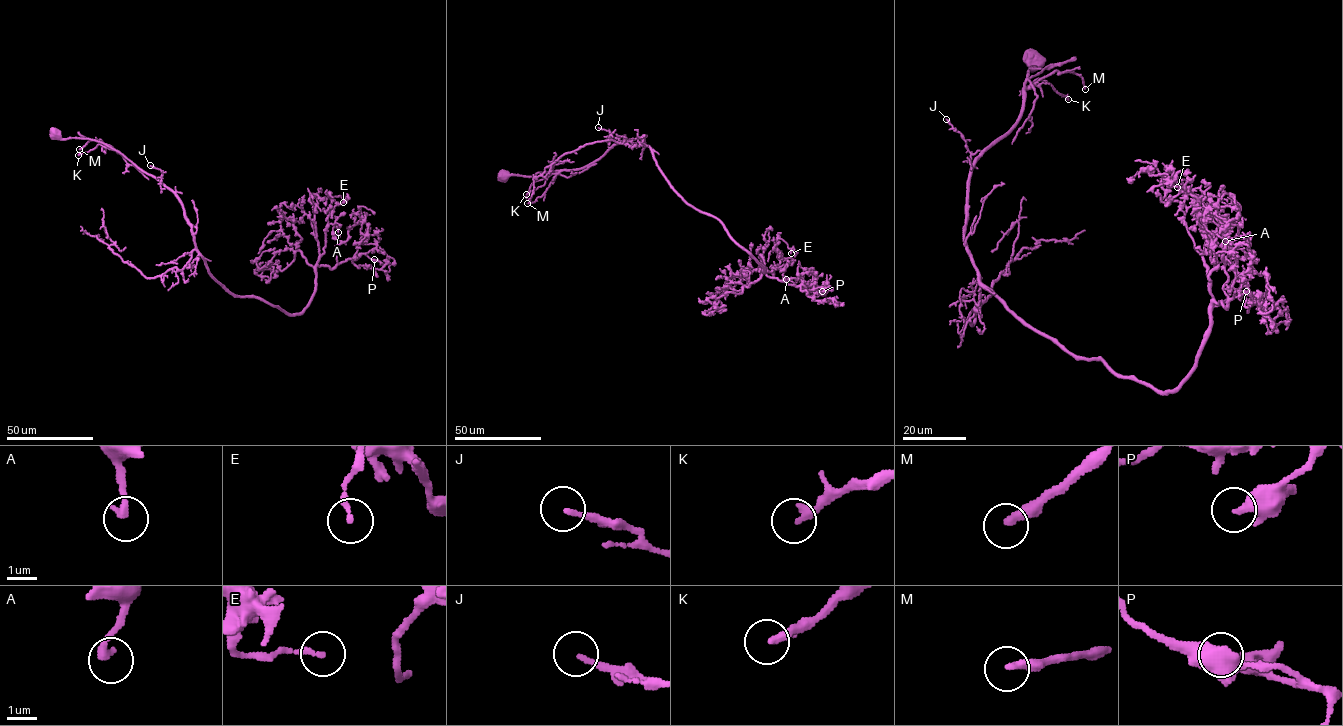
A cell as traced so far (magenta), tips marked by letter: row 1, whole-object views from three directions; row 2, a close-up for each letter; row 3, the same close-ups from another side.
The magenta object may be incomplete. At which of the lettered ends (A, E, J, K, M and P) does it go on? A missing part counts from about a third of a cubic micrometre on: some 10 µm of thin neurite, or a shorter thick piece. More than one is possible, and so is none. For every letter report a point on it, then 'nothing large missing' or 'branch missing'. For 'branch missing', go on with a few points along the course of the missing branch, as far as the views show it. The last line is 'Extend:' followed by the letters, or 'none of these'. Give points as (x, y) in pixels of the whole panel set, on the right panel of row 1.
A: place (1225, 241); nothing large missing
E: place (1177, 187); nothing large missing
J: place (946, 119); nothing large missing
K: place (1068, 99); branch missing
M: place (1085, 89); branch missing; course (1085, 89), (1099, 114), (1137, 148), (1137, 155)
P: place (1246, 291); nothing large missing
Extend: K, M

